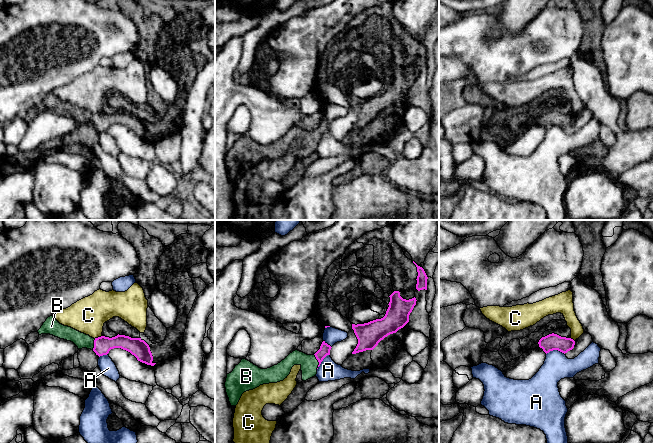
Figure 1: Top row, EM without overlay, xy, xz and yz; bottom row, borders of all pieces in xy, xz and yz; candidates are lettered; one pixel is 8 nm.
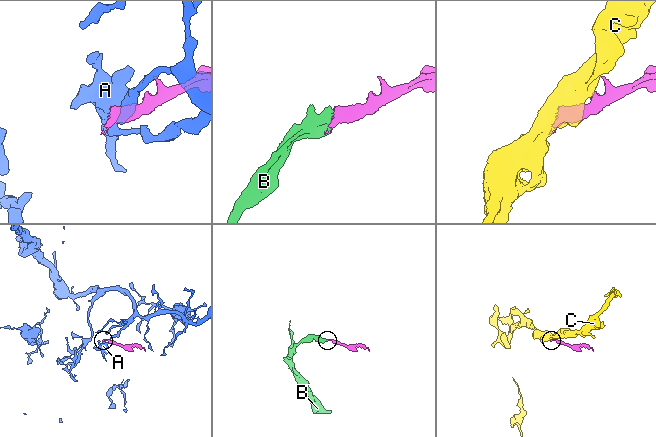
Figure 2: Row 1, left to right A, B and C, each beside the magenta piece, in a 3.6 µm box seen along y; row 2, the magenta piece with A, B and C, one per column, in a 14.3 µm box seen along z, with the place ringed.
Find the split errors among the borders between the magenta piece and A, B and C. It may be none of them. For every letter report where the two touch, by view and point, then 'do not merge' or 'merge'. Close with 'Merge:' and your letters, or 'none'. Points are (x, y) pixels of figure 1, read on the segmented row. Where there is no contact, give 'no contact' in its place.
A: contact yz (555, 349); do not merge
B: contact xz (318, 361); merge
C: contact xy (98, 337); do not merge
Merge: B

